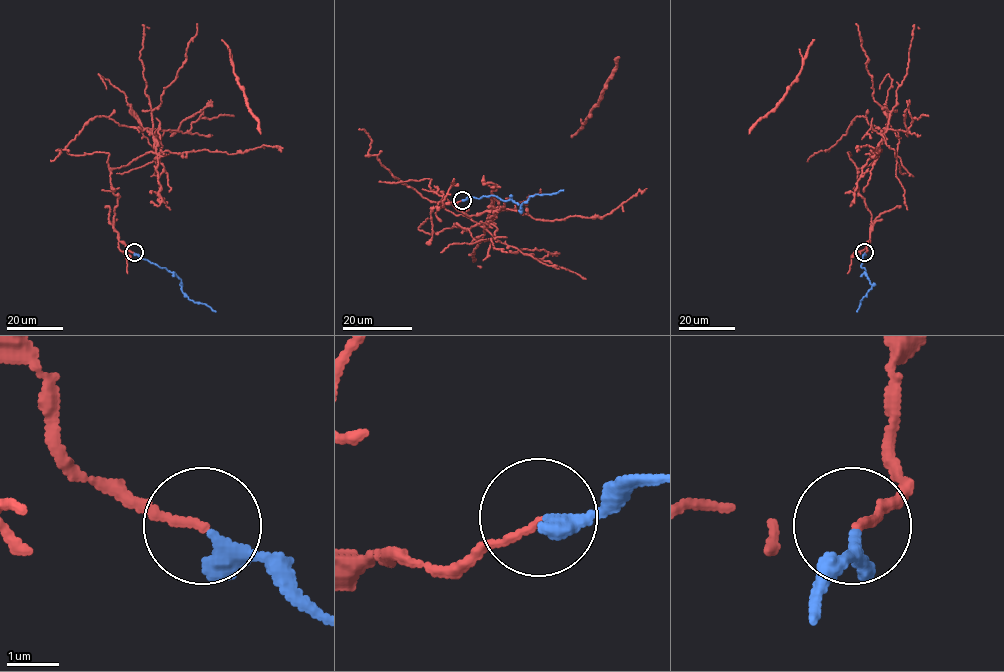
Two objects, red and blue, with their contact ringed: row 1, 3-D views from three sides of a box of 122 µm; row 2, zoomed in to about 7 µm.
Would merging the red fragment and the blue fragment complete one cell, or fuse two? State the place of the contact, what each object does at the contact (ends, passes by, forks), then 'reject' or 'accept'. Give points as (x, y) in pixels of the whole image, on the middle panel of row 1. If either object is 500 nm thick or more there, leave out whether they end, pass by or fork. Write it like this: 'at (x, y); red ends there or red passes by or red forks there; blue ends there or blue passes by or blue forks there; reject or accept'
at (462, 200); red ends there; blue ends there; reject

